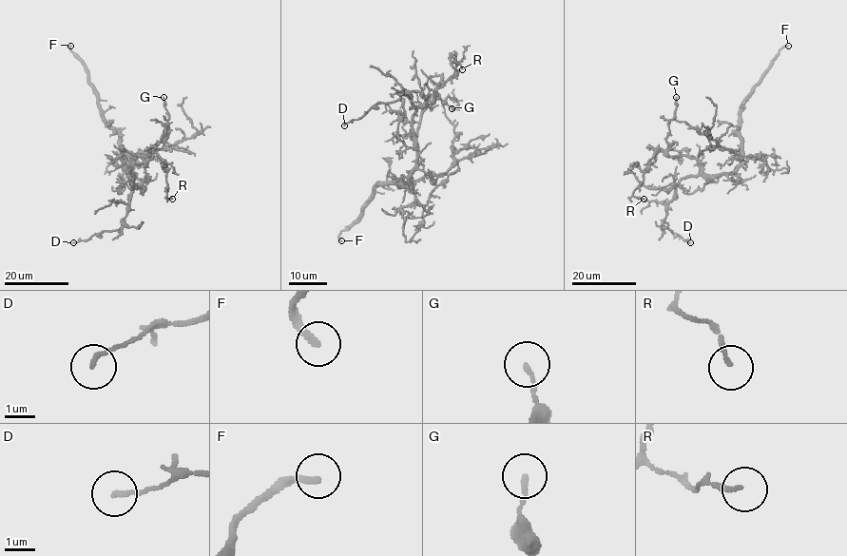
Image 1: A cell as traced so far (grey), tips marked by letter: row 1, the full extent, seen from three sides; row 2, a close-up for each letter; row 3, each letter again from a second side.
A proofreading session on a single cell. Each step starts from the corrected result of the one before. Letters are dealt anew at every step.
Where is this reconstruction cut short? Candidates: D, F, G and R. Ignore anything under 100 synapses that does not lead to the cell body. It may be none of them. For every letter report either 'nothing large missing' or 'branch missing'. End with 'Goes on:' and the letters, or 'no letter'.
D: nothing large missing
F: branch missing
G: nothing large missing
R: nothing large missing
Goes on: F

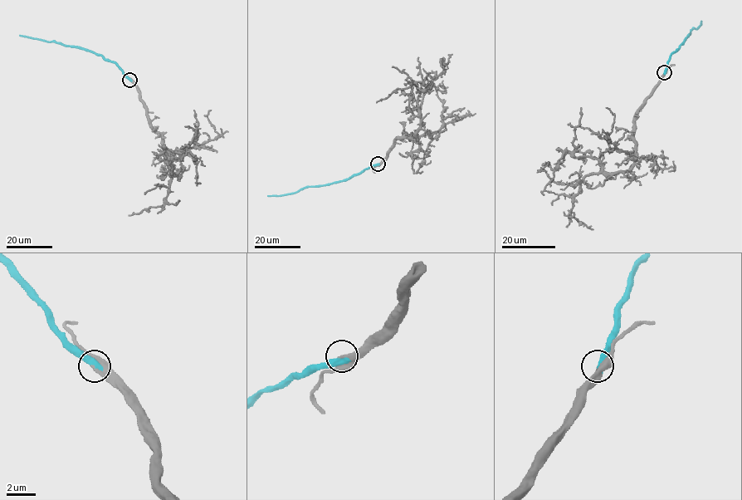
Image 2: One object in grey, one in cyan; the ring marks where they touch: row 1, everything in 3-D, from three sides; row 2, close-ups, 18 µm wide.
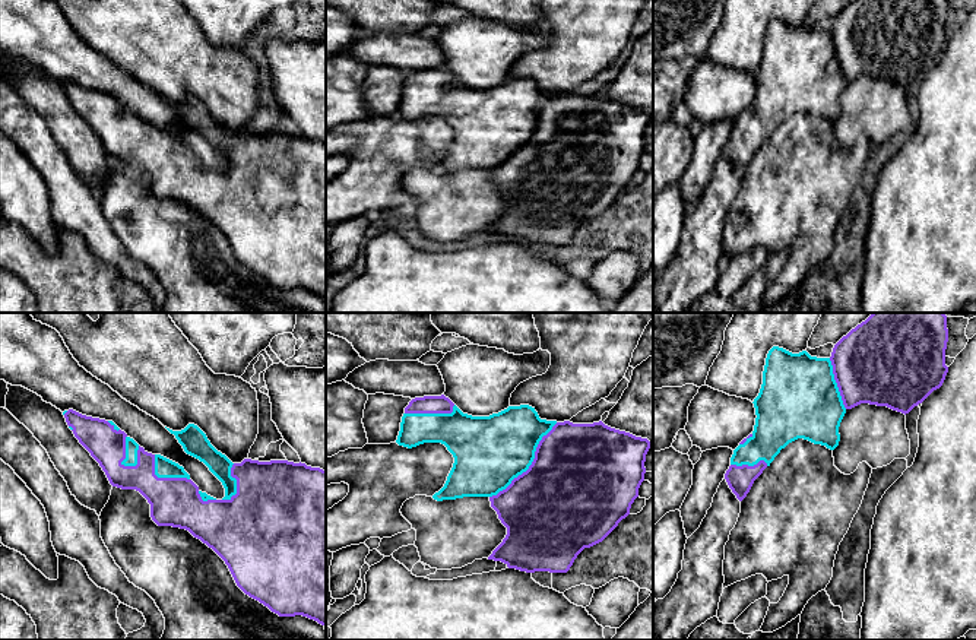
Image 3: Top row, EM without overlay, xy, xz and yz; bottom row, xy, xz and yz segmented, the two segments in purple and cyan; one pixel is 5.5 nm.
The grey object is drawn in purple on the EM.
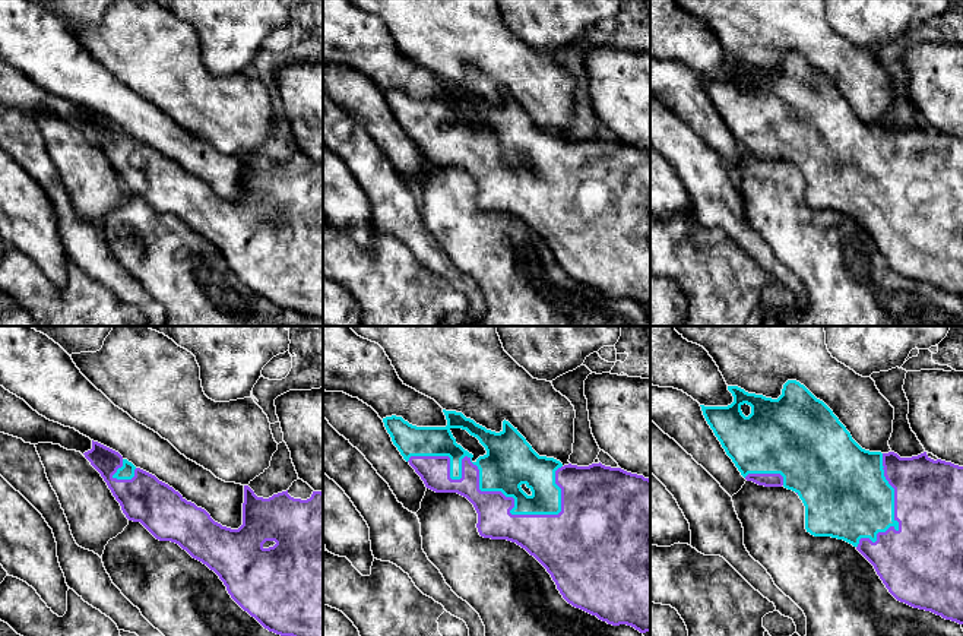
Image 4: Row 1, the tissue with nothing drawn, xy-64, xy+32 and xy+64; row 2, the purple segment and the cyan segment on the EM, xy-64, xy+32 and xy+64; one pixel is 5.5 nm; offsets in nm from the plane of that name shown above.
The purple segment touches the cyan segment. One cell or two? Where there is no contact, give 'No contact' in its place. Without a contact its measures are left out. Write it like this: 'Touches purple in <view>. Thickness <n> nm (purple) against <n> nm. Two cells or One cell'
Touches purple in xz. Thickness 500 nm (purple) against 400 nm. One cell

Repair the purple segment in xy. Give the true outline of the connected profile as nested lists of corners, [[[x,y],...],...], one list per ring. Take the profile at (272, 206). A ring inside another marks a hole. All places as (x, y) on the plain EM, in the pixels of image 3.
[[[73,82],[64,83],[63,88],[79,115],[99,136],[110,156],[121,162],[136,162],[148,172],[150,190],[158,199],[188,203],[225,234],[237,259],[245,267],[279,289],[302,288],[326,298],[326,143],[288,133],[244,132],[241,136],[232,136],[210,117],[197,98],[188,96],[181,104],[167,101],[187,127],[203,134],[222,155],[225,169],[216,172],[202,165],[183,139],[161,127],[148,126],[113,94],[86,89]]]

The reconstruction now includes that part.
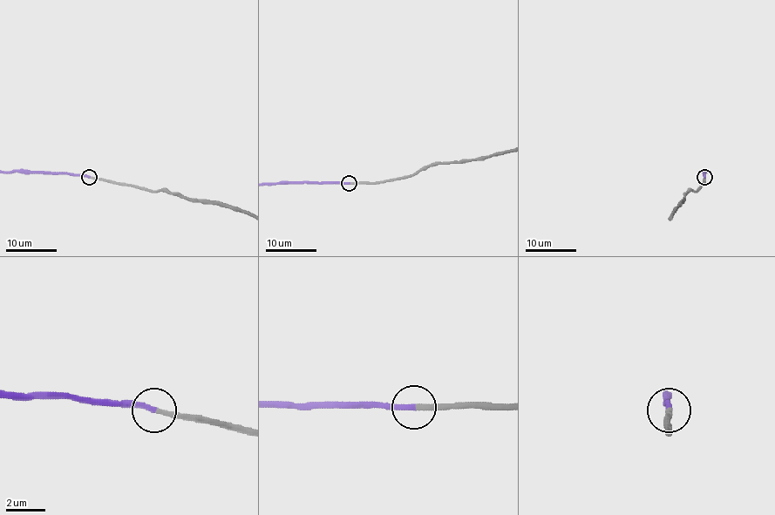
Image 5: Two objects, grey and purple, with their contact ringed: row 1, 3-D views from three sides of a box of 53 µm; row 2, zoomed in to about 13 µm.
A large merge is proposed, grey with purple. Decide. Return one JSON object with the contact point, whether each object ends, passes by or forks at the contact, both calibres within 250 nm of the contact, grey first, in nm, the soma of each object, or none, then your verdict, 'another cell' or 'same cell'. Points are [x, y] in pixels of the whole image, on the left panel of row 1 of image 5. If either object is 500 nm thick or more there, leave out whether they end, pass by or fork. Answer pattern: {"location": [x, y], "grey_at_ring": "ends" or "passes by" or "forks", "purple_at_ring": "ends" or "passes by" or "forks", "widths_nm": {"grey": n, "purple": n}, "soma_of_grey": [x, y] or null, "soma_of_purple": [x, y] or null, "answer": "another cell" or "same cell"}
{"location": [89, 177], "grey_at_ring": "ends", "purple_at_ring": "ends", "widths_nm": {"grey": 280, "purple": 280}, "soma_of_grey": null, "soma_of_purple": null, "answer": "same cell"}

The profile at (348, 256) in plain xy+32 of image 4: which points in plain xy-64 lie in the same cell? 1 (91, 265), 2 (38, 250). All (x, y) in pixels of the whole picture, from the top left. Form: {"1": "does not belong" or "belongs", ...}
{"1": "does not belong", "2": "does not belong"}

